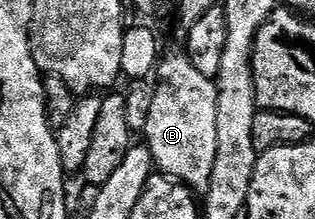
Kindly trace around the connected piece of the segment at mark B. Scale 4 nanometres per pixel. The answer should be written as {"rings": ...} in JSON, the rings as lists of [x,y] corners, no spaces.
{"rings":[[[179,53],[161,60],[156,71],[154,100],[148,112],[144,145],[152,153],[154,166],[161,174],[184,184],[195,193],[204,193],[216,166],[216,97],[218,84],[204,77],[192,65],[189,55]]]}

